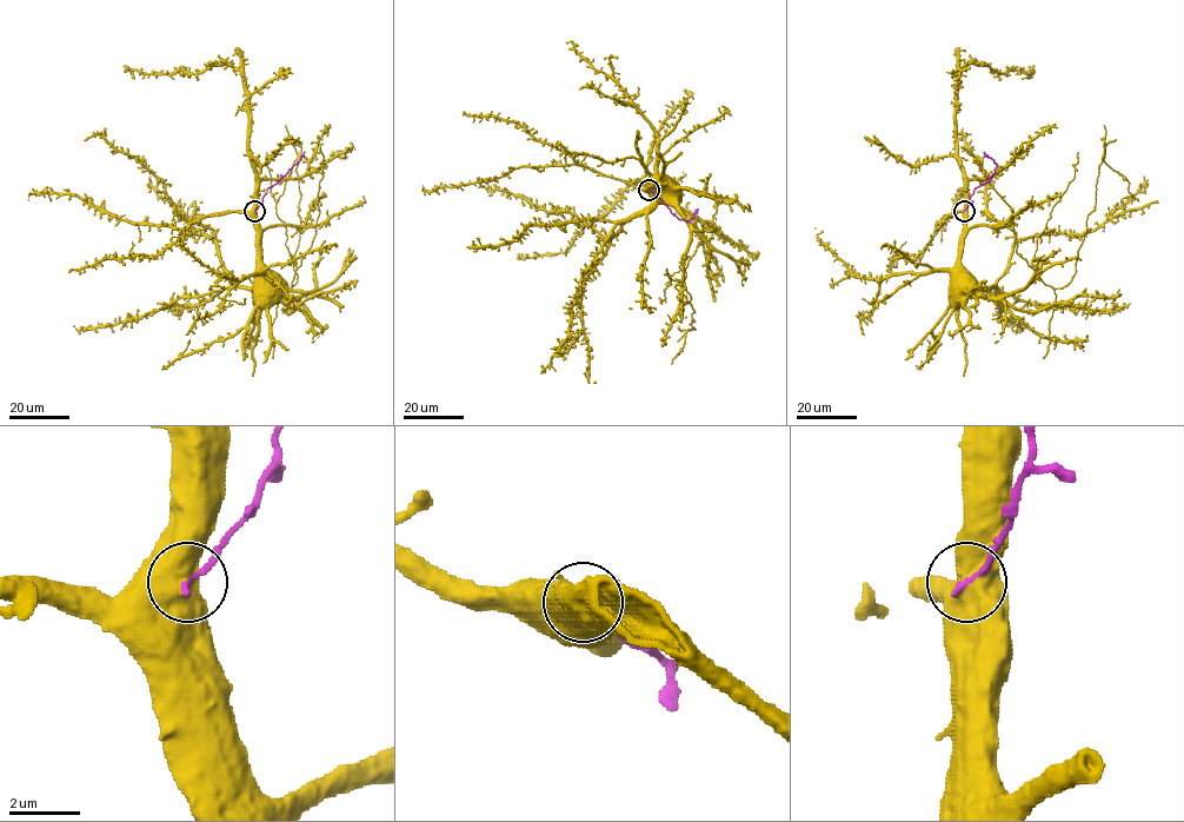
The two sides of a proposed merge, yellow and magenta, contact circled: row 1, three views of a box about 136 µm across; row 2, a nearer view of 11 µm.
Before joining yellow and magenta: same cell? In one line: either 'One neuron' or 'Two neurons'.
Two neurons

